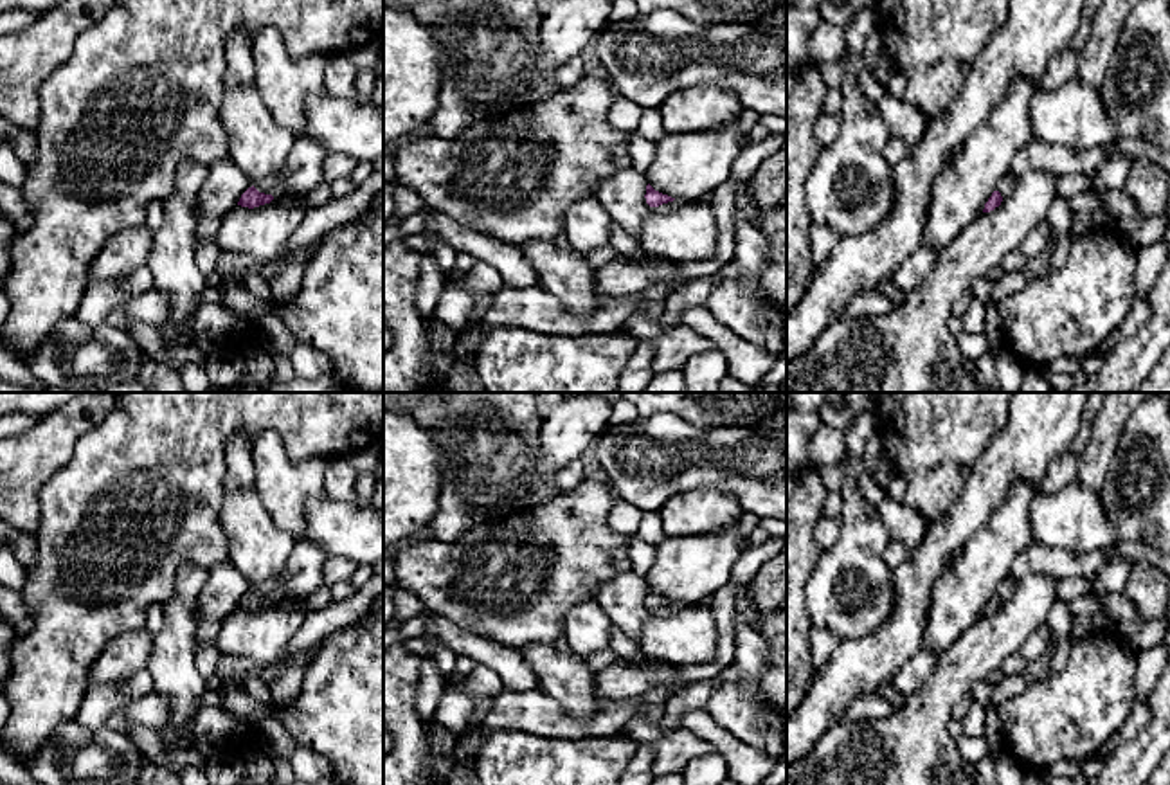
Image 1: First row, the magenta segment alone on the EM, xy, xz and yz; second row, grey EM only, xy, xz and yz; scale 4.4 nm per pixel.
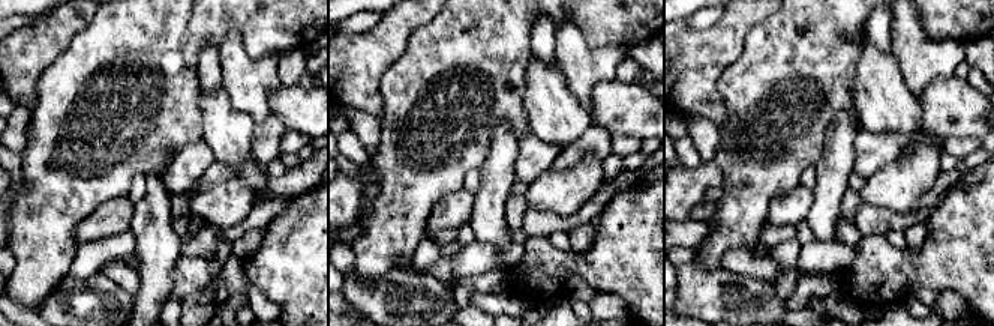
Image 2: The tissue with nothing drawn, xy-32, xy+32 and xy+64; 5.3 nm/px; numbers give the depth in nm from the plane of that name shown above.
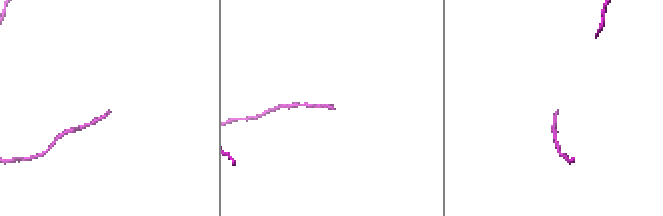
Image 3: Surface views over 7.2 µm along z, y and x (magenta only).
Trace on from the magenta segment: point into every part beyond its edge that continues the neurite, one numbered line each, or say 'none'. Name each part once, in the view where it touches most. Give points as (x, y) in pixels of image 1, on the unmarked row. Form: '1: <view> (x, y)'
1: xy (272, 591)

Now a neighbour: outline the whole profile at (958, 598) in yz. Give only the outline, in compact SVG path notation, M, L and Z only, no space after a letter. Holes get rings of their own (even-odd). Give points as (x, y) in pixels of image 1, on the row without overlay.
M1017 479L990 520L967 540L958 562L936 578L923 650L940 655L983 618L1015 556L1033 542L1030 506L1039 492L1040 486Z

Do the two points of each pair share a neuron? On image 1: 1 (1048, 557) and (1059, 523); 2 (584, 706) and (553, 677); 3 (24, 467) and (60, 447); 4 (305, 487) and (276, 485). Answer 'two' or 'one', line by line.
1: two
2: one
3: one
4: one

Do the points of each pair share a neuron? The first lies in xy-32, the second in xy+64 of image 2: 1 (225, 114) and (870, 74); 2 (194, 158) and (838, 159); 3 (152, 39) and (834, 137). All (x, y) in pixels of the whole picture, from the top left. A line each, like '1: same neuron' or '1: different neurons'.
1: same neuron
2: different neurons
3: different neurons

